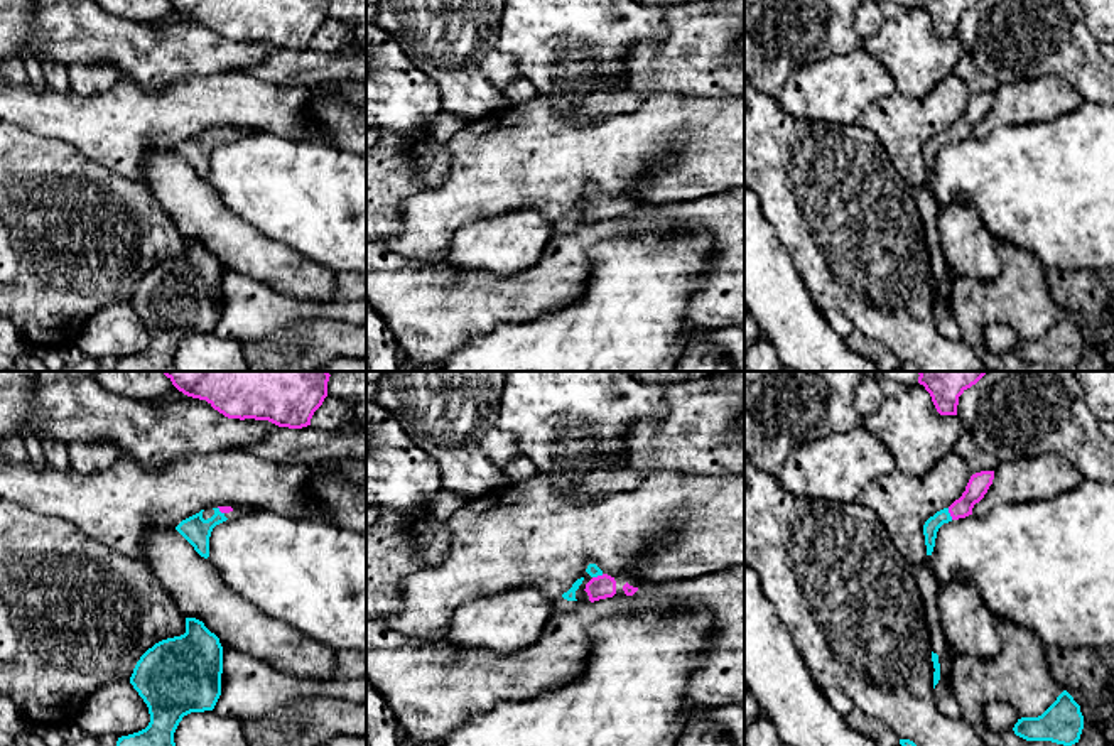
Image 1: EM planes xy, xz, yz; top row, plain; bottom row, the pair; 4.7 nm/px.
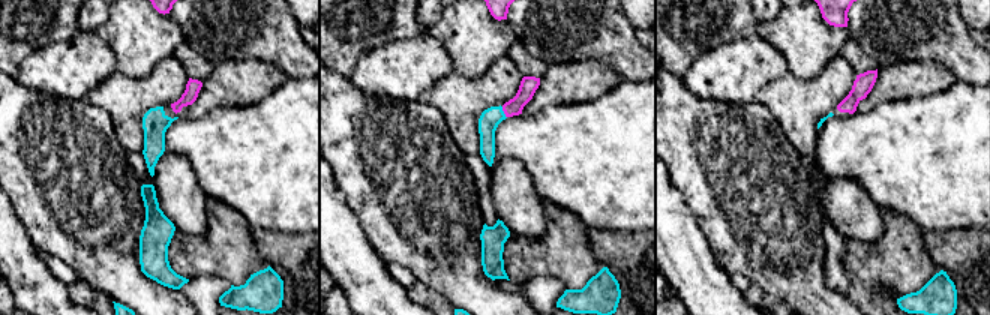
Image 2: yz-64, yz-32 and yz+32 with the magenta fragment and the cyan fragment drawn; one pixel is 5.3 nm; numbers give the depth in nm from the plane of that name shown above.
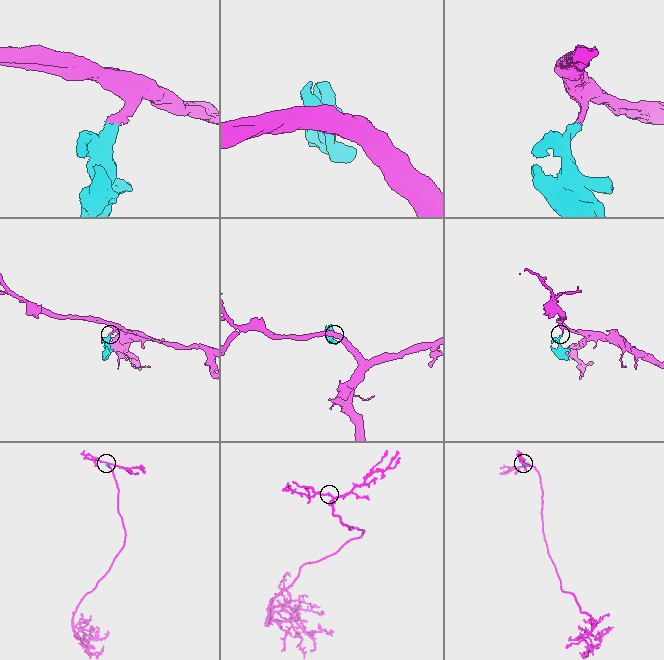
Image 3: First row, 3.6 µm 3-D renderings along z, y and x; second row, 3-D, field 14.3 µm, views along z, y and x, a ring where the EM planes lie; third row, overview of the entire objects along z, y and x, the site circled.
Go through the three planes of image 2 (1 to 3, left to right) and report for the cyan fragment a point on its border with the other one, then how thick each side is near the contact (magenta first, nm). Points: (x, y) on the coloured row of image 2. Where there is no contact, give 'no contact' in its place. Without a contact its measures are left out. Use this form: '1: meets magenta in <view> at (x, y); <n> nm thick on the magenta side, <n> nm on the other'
1: no contact
2: meets magenta in yz-32 at (504, 113); 90 nm thick on the magenta side, 110 nm on the other
3: no contact

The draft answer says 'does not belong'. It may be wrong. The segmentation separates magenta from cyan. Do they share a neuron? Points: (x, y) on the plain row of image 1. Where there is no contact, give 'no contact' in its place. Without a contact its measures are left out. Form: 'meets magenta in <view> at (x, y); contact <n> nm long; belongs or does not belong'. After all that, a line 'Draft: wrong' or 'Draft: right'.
meets magenta in yz at (949, 134); contact 60 nm long; belongs
Draft: wrong

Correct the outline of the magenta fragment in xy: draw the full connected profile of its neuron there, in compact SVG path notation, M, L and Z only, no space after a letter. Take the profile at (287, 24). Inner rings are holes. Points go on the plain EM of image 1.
M170 0L187 19L206 22L228 41L268 42L278 49L311 47L327 19L329 0Z

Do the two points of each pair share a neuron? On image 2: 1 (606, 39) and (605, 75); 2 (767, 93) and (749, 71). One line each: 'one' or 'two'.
1: two
2: two

